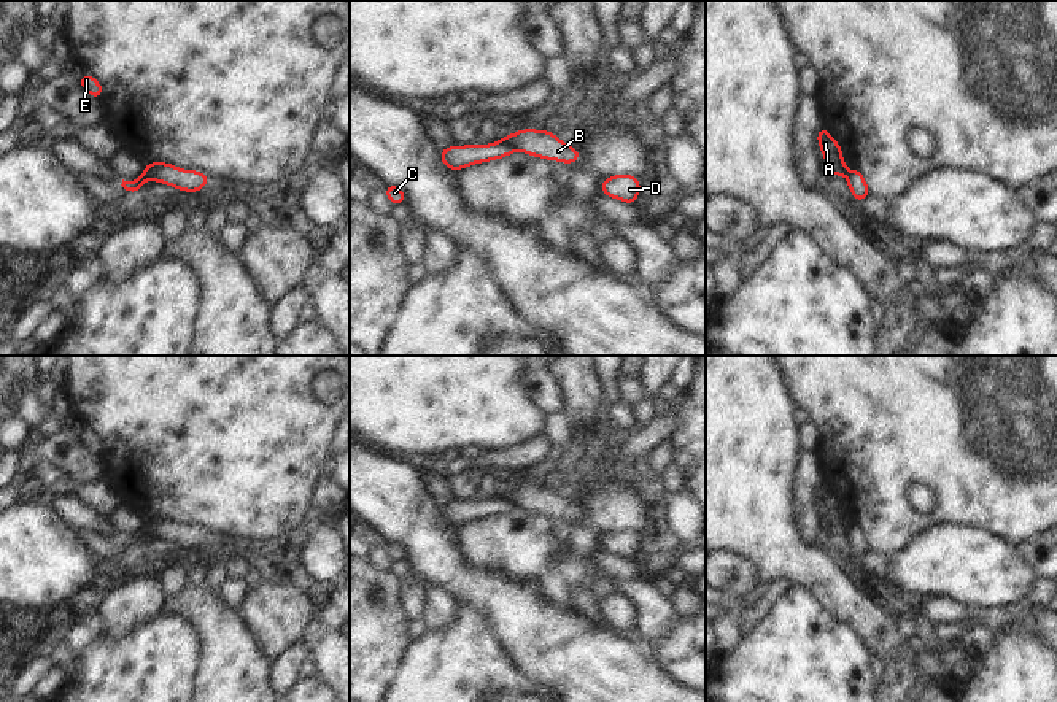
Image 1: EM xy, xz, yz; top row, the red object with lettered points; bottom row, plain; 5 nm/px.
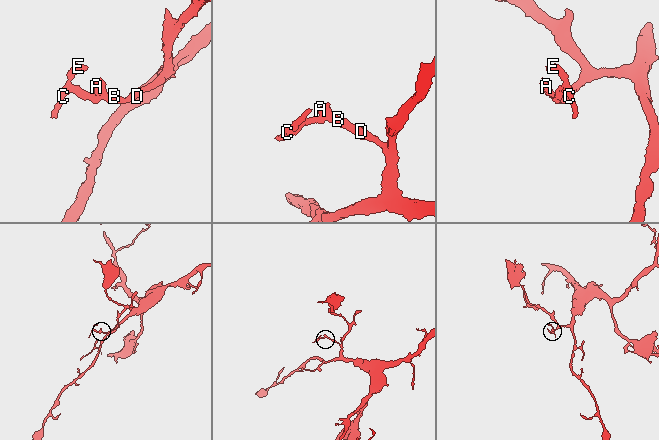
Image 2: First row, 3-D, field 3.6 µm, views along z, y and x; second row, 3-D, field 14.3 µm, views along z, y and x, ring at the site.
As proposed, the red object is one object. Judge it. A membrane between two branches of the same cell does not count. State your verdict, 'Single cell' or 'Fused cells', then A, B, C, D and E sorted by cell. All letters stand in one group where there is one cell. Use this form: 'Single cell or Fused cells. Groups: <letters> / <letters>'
Fused cells. Groups: A B D / C E

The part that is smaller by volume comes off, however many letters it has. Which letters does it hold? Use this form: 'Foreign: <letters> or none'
Foreign: C, E

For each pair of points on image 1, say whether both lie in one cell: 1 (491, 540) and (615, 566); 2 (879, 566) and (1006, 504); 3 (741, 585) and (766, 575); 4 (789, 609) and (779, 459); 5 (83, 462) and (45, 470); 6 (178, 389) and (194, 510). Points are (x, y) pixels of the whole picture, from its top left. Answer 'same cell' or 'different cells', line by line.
1: different cells
2: different cells
3: different cells
4: different cells
5: different cells
6: same cell

